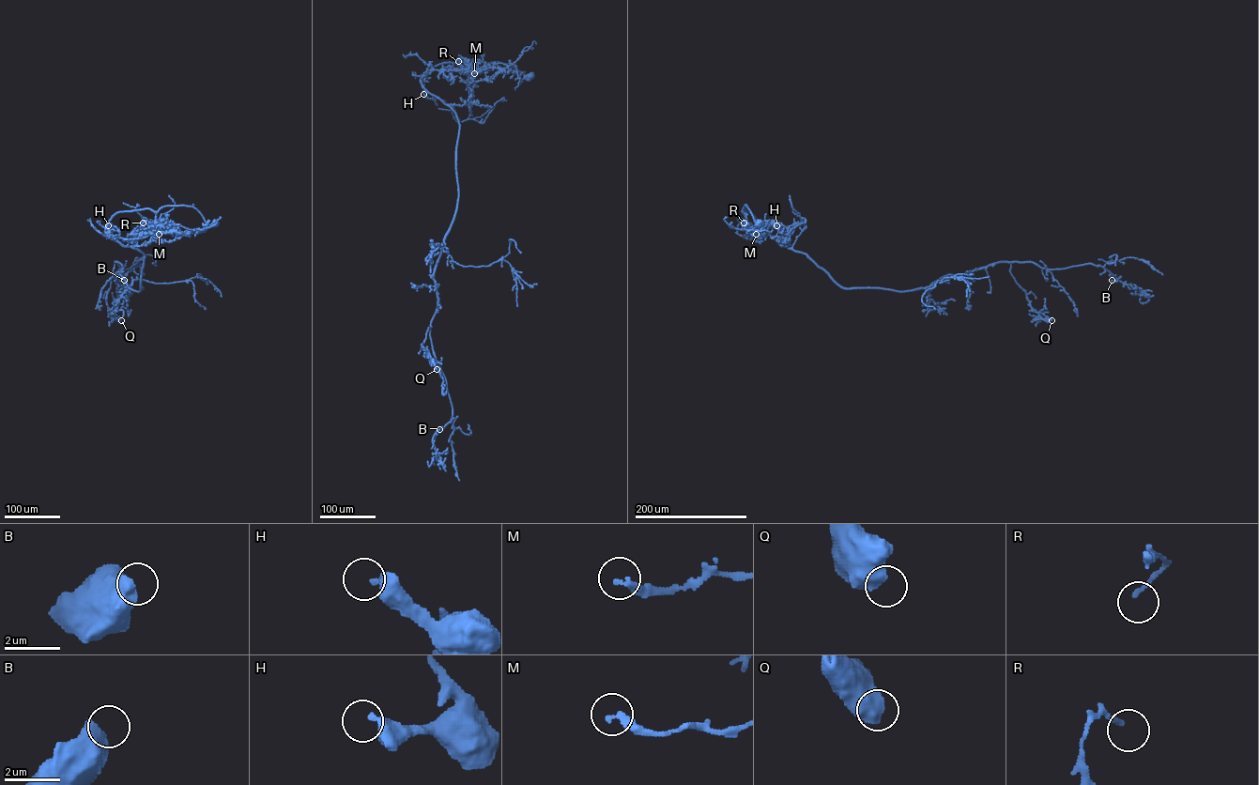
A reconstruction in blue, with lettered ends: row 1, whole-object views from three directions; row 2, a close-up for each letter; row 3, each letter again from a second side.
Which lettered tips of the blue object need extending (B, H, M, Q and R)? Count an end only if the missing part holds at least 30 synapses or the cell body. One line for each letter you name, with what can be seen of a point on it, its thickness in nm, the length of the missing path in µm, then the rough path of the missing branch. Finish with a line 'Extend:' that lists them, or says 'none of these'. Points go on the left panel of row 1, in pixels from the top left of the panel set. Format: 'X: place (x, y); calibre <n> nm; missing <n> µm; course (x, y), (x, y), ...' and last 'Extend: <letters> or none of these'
Extend: none of these

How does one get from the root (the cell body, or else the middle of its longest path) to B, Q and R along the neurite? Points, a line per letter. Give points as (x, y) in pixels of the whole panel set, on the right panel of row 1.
B: (758, 223), (744, 206), (847, 288), (1000, 262), (1112, 280)
Q: (758, 223), (744, 206), (749, 227), (778, 222), (788, 247), (847, 288), (913, 290), (1008, 262), (1051, 320)
R: (758, 223), (745, 206), (743, 211), (749, 226), (747, 229), (743, 225), (744, 223)

